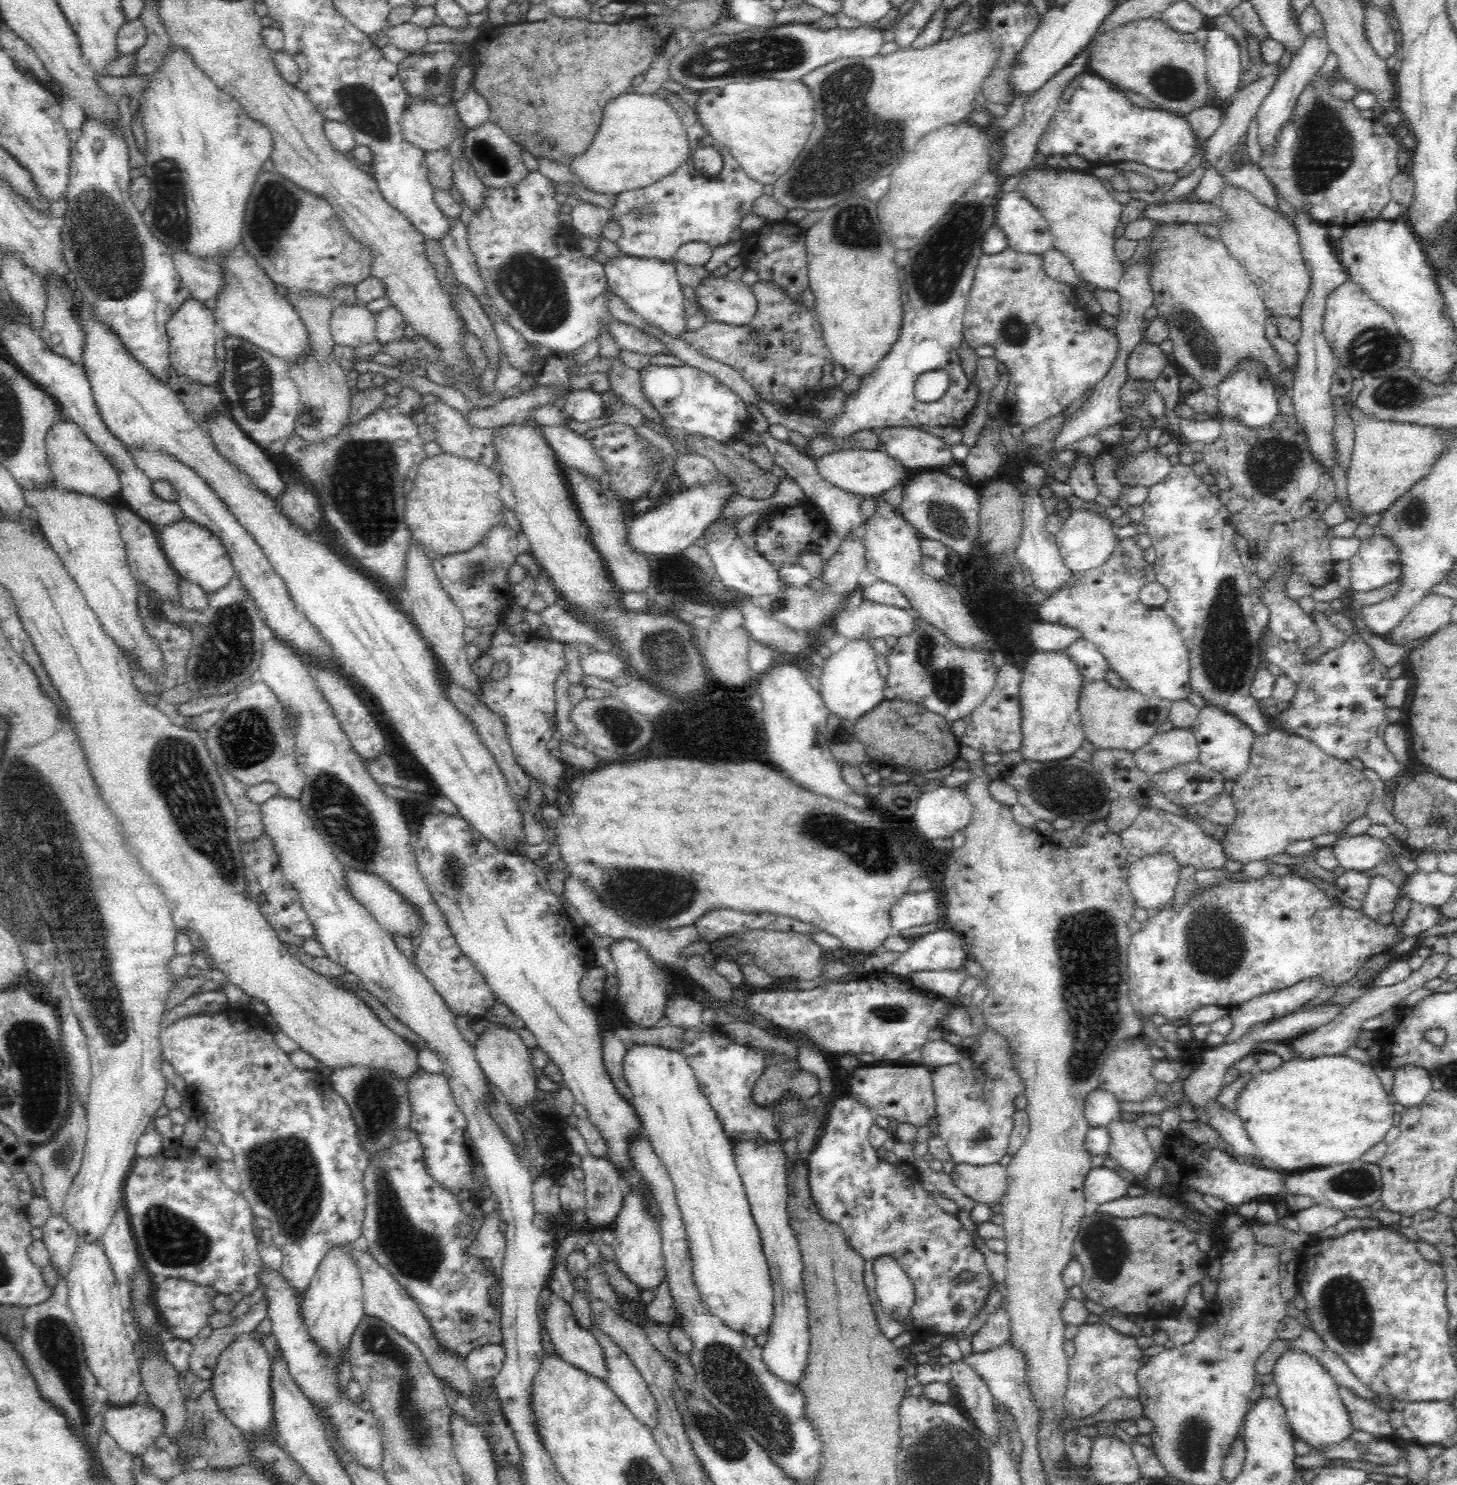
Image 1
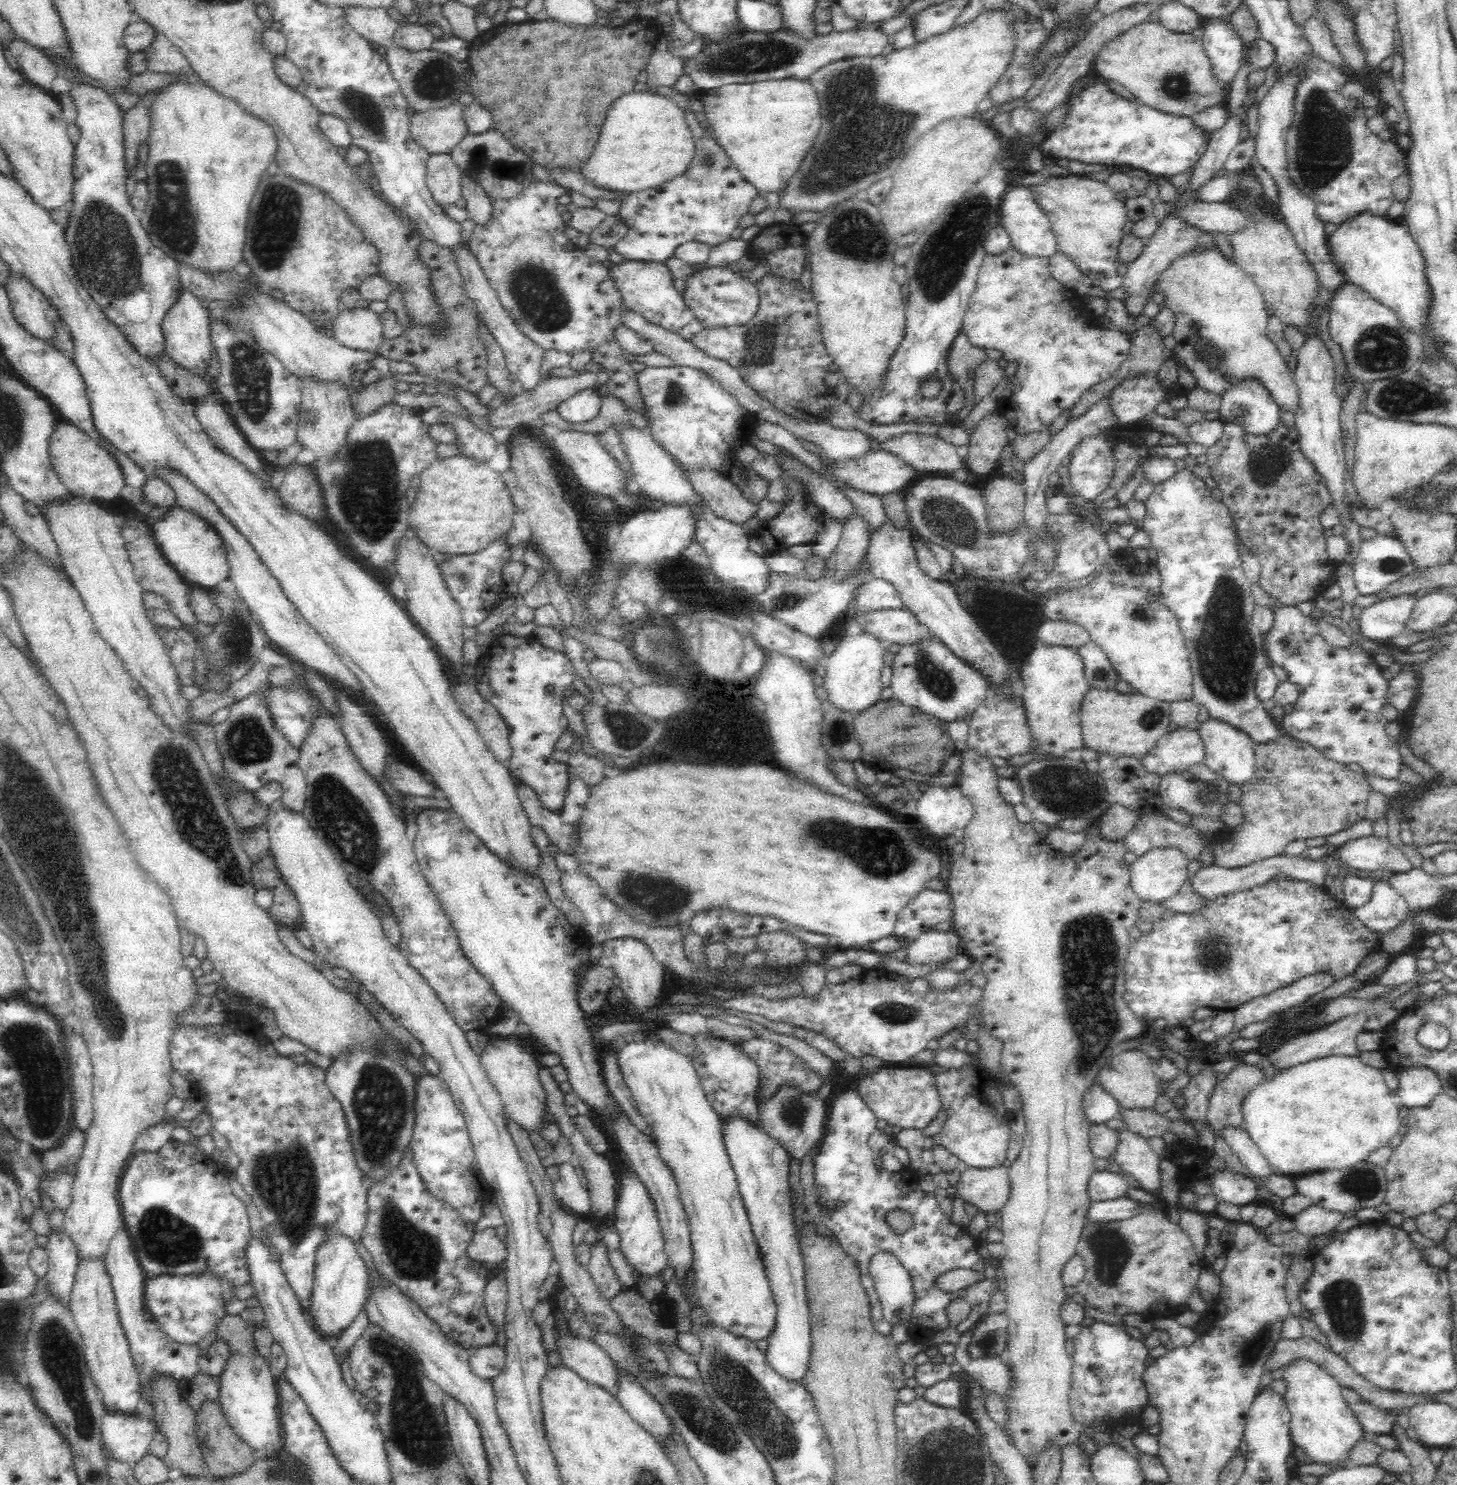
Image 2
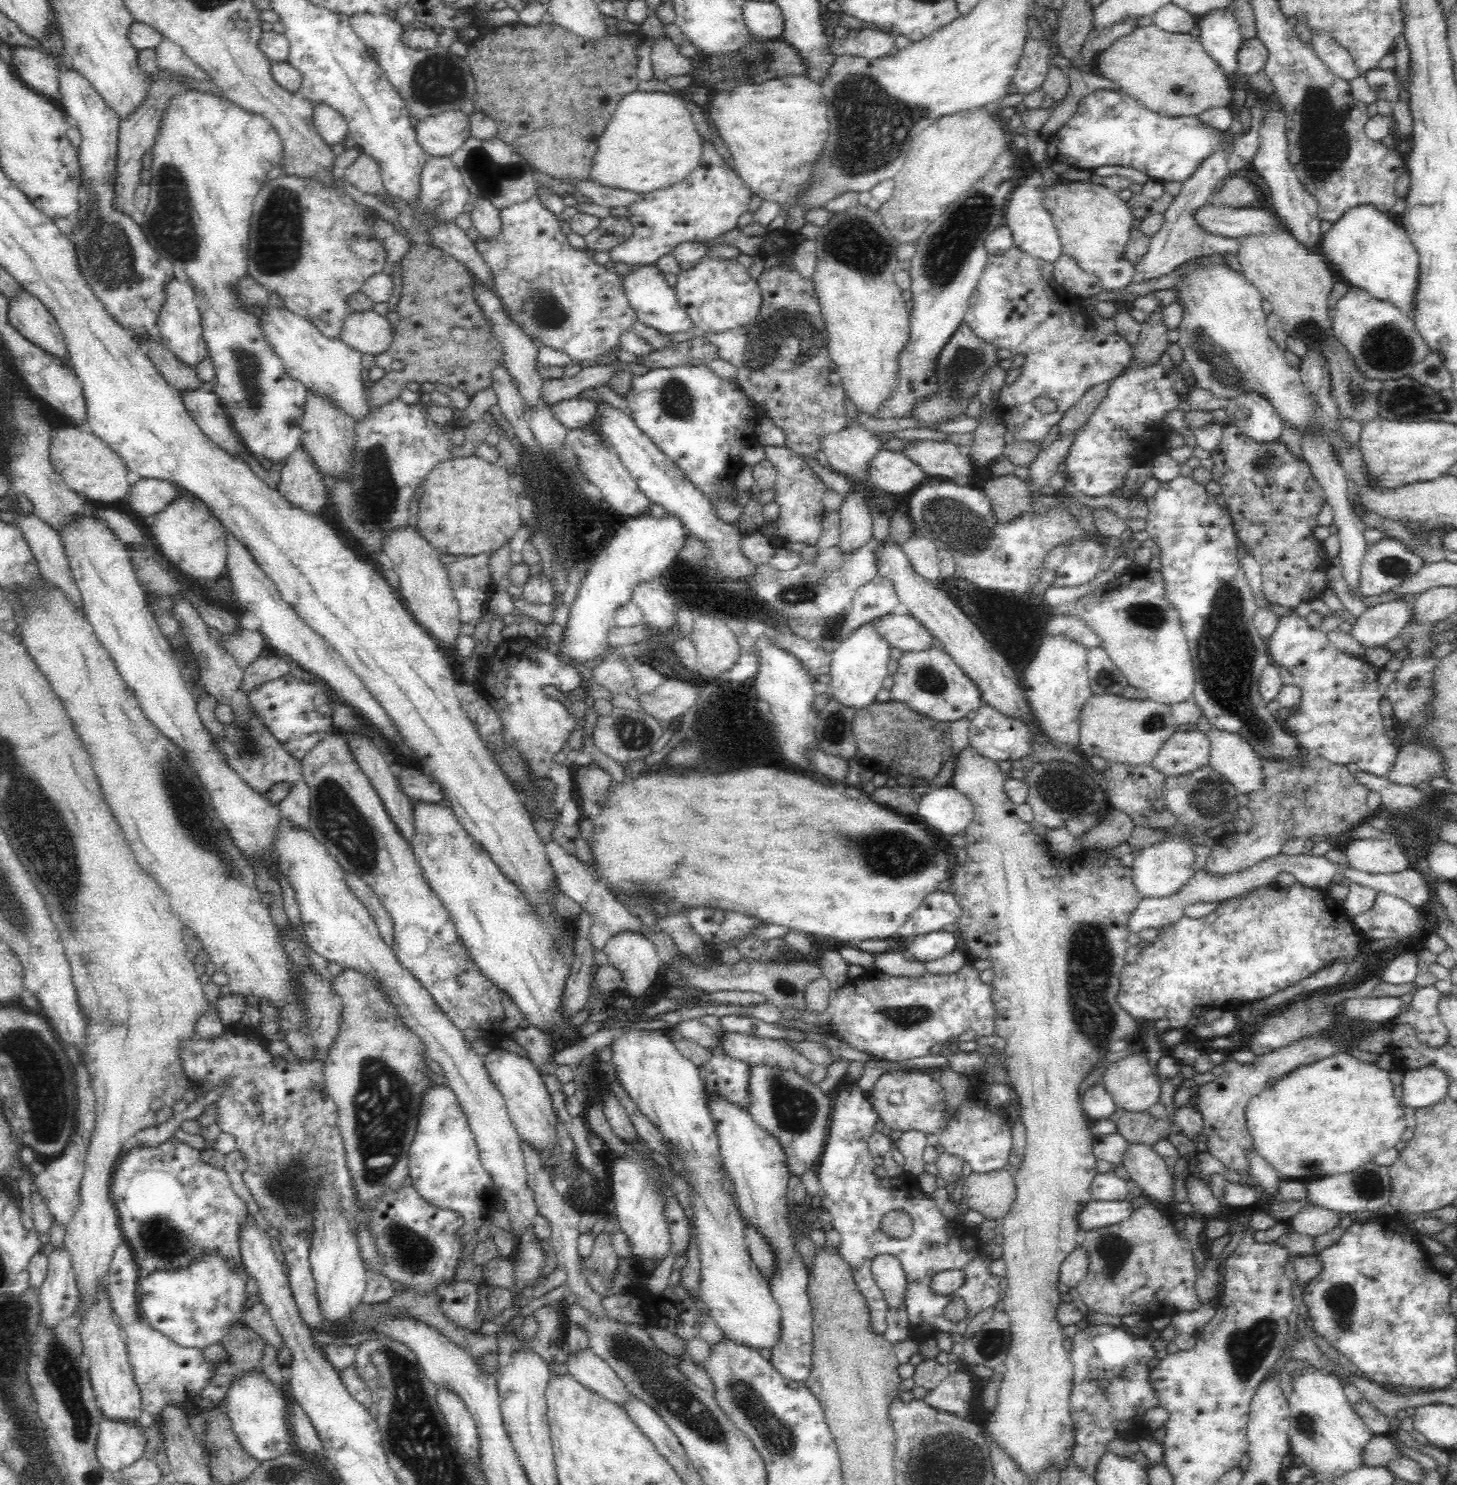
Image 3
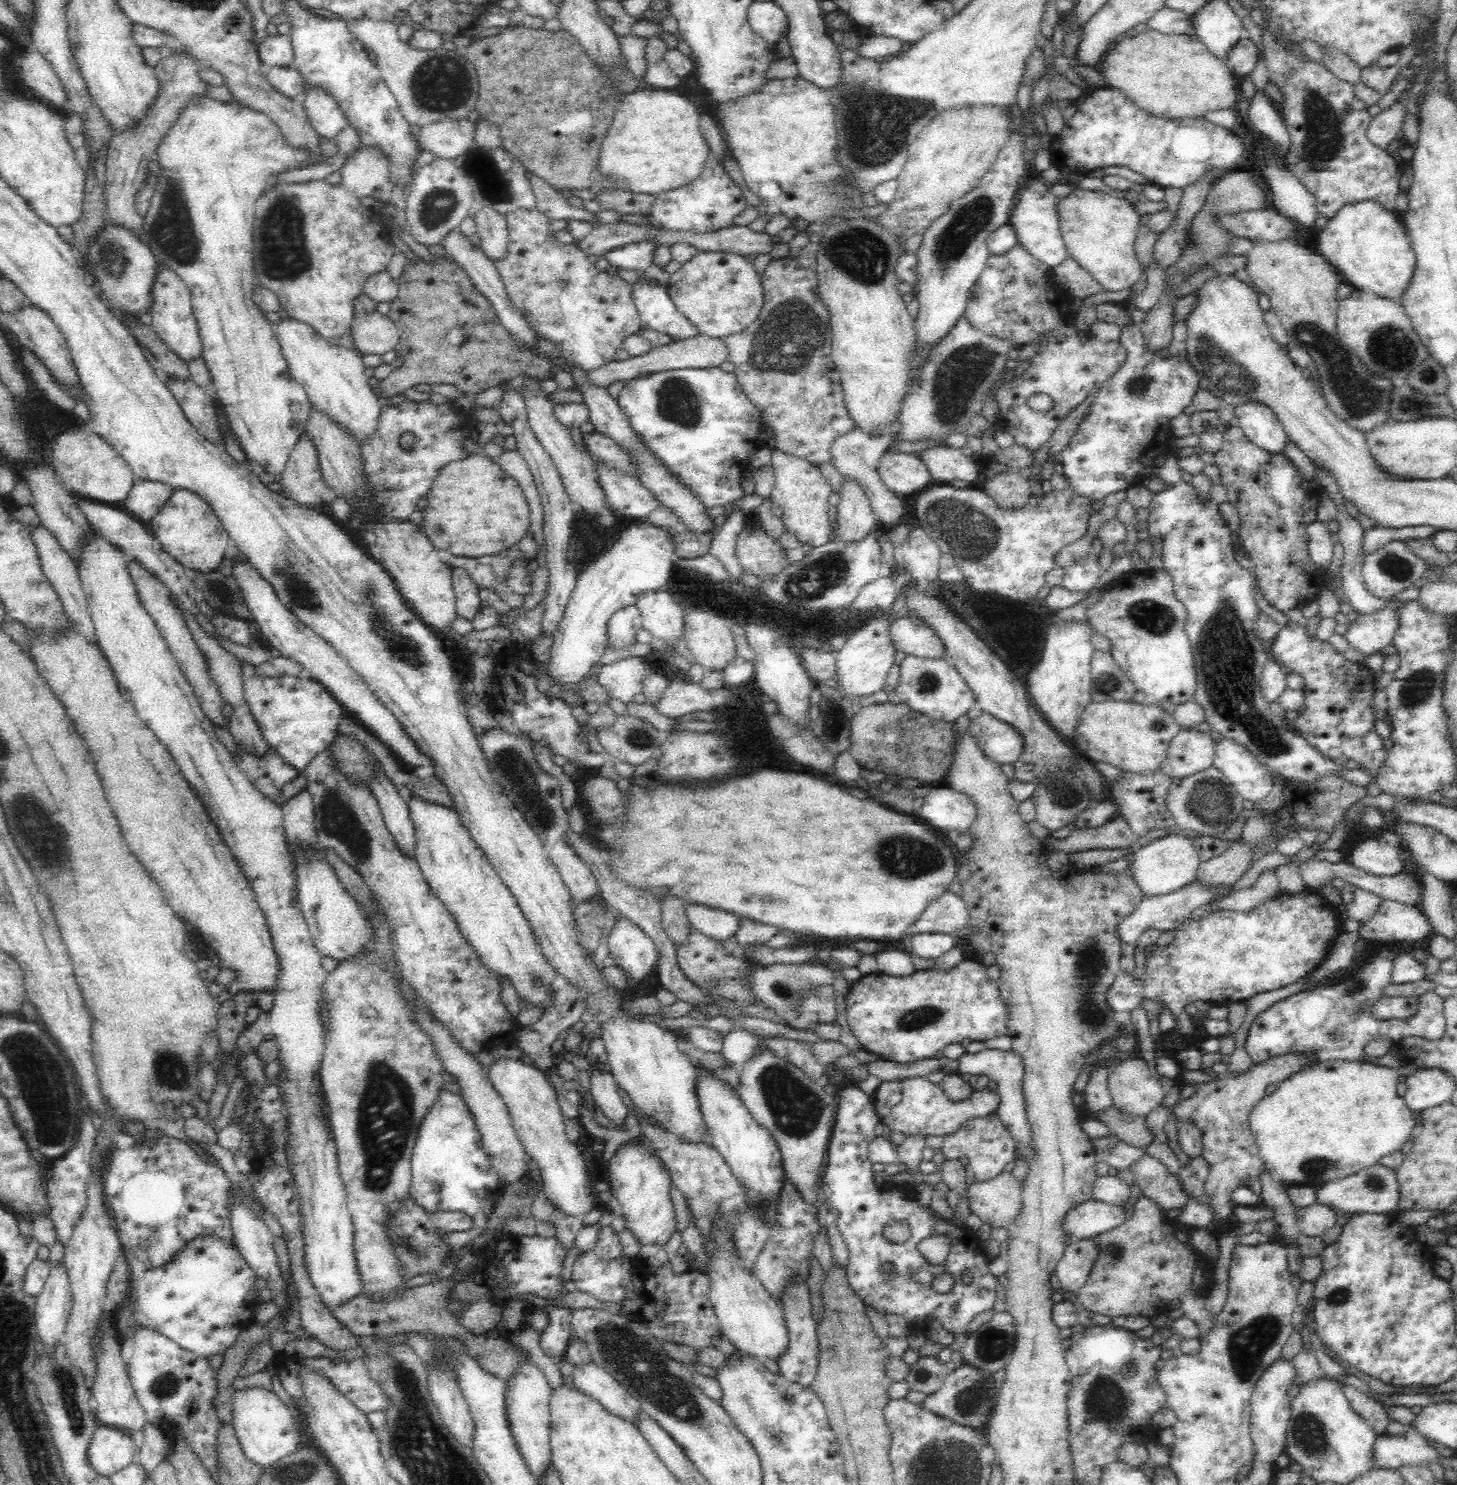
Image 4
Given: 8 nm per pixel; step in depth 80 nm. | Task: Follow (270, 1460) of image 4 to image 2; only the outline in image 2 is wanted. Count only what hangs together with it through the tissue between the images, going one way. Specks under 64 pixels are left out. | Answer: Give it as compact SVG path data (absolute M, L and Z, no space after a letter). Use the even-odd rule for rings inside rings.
M239 1348L230 1352L224 1370L217 1376L218 1396L224 1416L244 1443L252 1447L257 1457L266 1458L280 1450L280 1427L275 1376L268 1360L256 1348Z

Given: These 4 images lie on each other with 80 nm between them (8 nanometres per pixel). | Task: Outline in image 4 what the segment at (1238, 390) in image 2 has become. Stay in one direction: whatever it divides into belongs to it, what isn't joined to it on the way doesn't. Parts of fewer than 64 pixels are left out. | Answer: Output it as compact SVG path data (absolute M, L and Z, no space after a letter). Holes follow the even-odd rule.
M1246 402L1234 407L1235 424L1240 426L1248 440L1270 454L1283 454L1287 434L1276 414L1263 403Z

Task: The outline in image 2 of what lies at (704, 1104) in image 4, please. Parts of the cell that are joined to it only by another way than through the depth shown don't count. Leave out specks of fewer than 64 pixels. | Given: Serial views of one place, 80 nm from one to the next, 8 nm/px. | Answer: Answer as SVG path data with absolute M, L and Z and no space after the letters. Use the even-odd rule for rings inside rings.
M734 1118L728 1124L722 1120L722 1126L726 1150L736 1171L738 1188L742 1193L776 1302L774 1330L767 1338L766 1363L784 1379L801 1380L809 1366L811 1325L804 1296L805 1264L792 1218L788 1183L791 1157L776 1139L770 1138L764 1129L750 1124L747 1120Z

